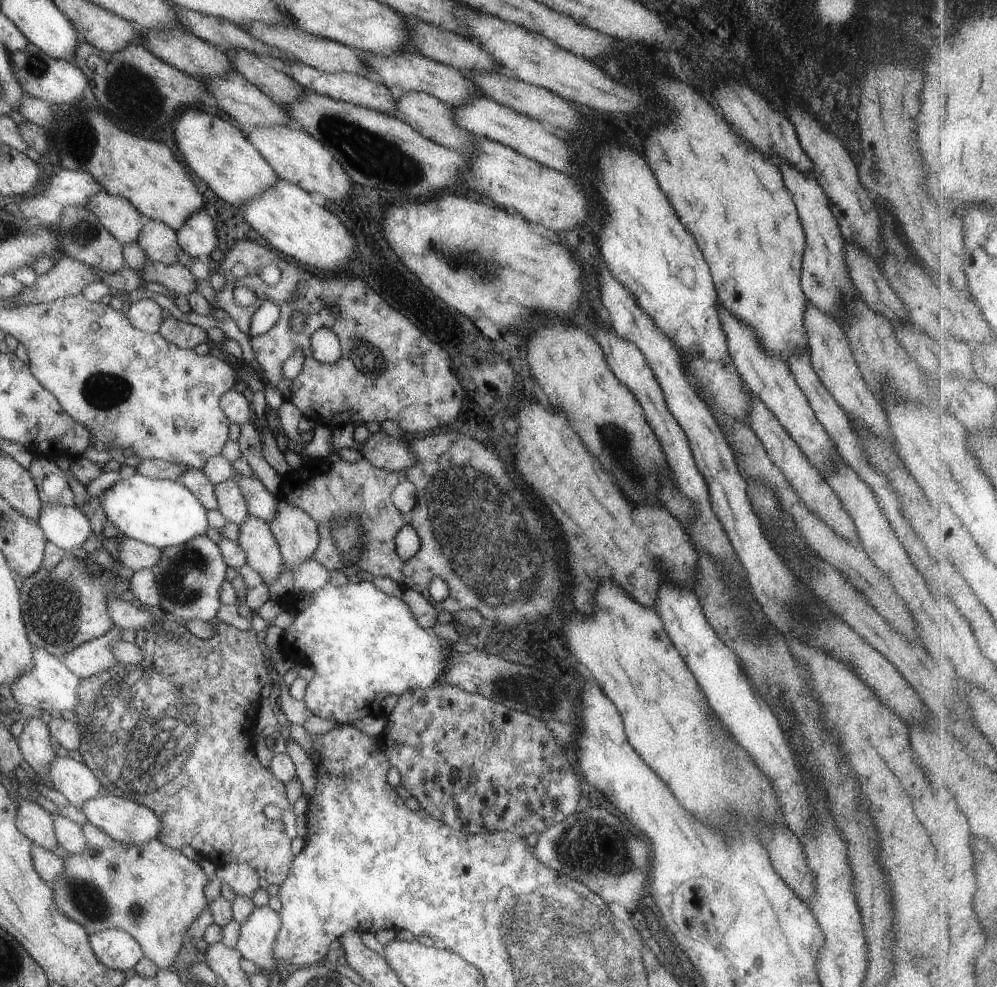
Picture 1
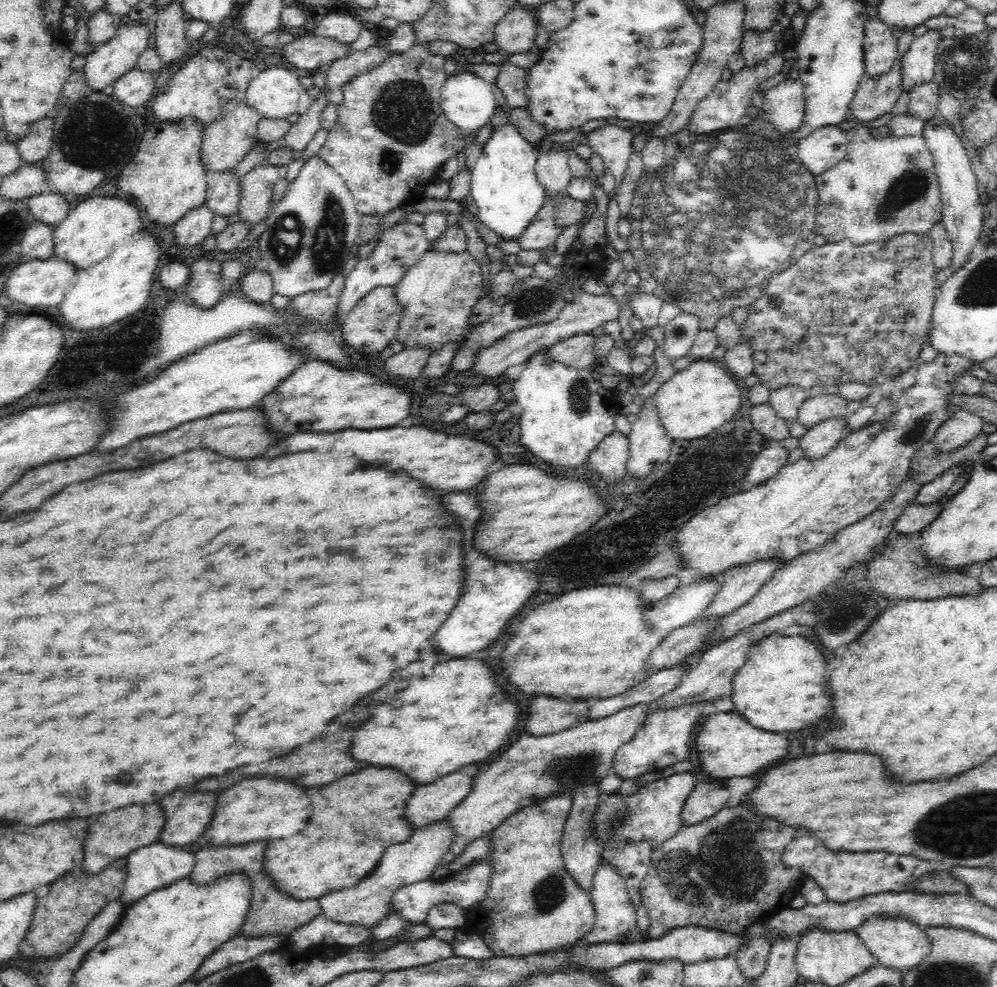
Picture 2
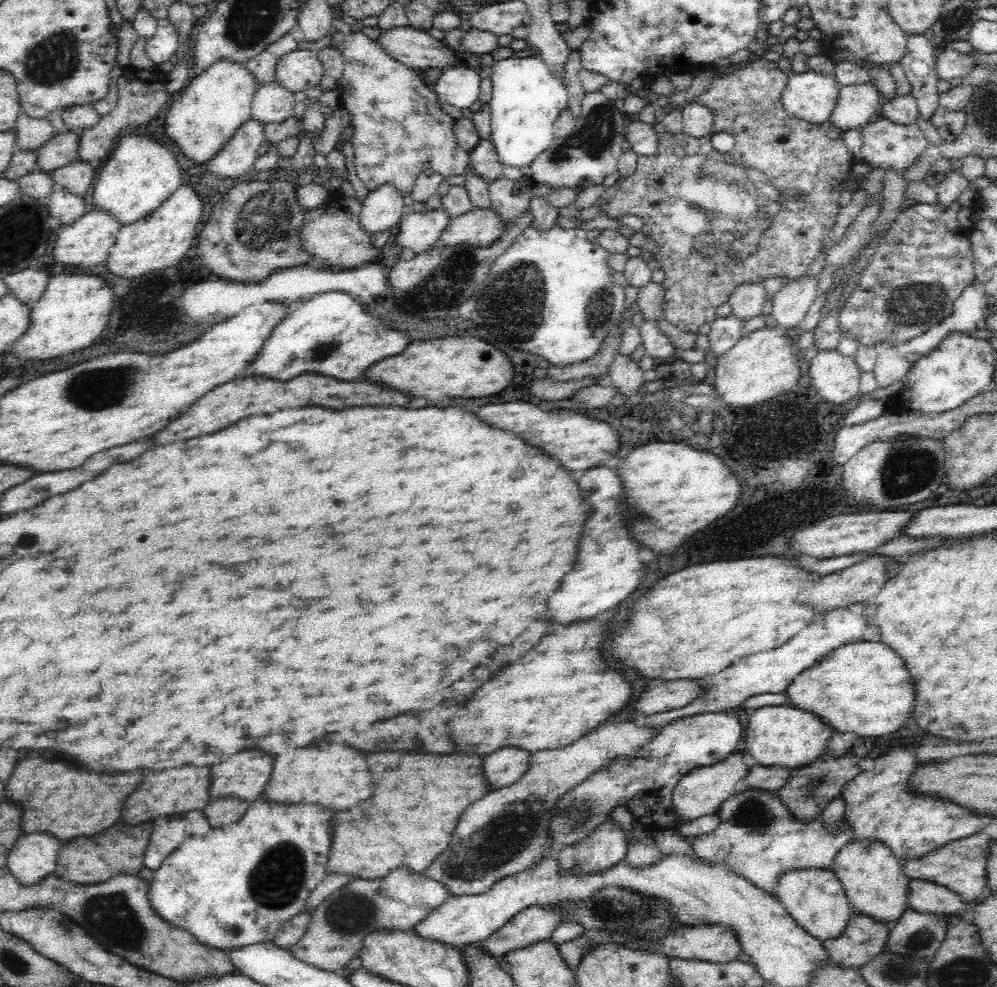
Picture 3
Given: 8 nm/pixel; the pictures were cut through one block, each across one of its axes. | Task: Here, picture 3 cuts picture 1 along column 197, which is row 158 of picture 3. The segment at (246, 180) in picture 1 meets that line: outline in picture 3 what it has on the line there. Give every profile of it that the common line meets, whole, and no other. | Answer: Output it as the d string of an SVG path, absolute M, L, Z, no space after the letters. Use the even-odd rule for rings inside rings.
M130 131L120 142L117 143L112 156L102 168L100 175L95 179L93 184L93 199L96 208L106 210L114 214L123 225L132 224L140 220L142 216L148 216L150 212L157 210L180 185L182 185L182 174L176 154L160 141L151 137L140 136L136 132Z

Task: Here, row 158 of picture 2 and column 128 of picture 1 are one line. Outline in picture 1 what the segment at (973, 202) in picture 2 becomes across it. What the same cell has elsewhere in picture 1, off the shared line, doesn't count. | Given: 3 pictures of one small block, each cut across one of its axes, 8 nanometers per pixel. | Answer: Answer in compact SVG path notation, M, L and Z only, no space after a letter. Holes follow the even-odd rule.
M107 928L88 935L96 960L106 968L125 971L134 968L142 958L139 944L119 928Z

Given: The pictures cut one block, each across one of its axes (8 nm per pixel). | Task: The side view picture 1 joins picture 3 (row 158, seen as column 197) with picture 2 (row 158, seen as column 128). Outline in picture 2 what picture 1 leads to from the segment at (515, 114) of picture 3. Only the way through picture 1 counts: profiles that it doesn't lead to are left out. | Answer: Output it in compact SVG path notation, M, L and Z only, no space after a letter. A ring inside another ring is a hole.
M510 122L492 128L491 136L482 145L481 154L474 161L471 170L471 191L469 201L476 201L478 222L496 234L516 240L520 232L536 216L546 197L543 184L536 174L536 161L540 151L530 143Z

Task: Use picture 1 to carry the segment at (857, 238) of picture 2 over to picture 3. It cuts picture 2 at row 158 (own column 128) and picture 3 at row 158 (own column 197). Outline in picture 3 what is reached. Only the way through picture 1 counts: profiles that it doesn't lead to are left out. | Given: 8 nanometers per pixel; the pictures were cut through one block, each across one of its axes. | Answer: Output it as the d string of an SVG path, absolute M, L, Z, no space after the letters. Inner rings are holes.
M884 118L864 126L863 135L864 144L861 157L868 162L867 165L881 166L885 170L888 167L894 167L900 173L900 176L903 170L920 156L920 152L924 152L929 146L923 131L917 124L903 126Z

